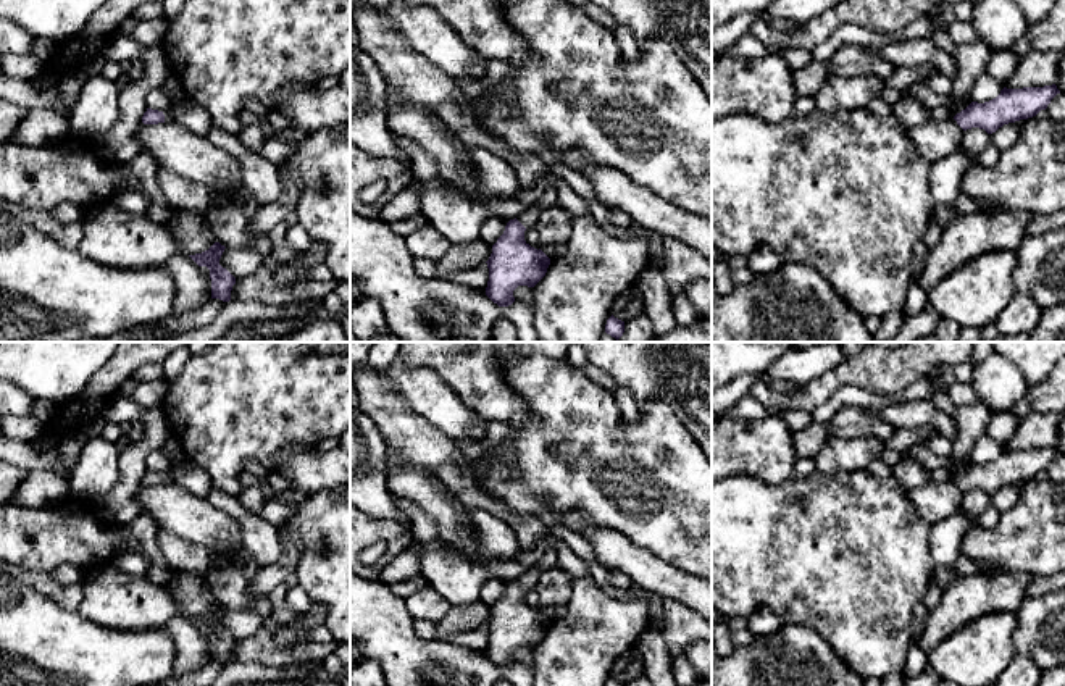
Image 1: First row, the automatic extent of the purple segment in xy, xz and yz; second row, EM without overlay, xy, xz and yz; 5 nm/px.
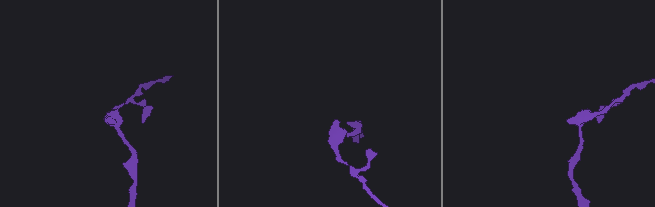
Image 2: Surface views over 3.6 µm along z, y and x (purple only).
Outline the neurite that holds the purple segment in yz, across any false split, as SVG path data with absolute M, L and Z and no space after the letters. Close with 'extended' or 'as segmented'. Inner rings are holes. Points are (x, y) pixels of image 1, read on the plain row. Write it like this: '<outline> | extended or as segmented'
M1055 445L1023 450L1004 449L1000 455L989 463L971 463L965 471L957 475L954 481L963 492L979 489L992 496L1004 486L1036 478L1041 471L1047 470L1057 455L1060 455L1060 452Z | as segmented

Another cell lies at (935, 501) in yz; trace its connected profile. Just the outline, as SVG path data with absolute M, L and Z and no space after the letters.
M954 478L946 481L928 479L925 484L908 491L908 500L918 517L933 526L960 512L963 491Z

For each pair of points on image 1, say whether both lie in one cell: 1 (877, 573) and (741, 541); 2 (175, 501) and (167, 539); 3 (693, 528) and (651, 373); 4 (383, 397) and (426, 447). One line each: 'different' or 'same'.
1: same
2: different
3: different
4: same

